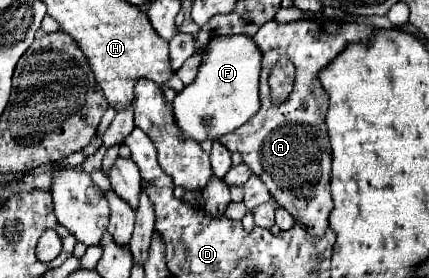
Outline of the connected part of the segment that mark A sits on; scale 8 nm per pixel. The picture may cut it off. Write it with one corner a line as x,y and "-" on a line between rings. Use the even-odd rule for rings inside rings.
311,19
293,21
293,23
277,23
269,21
263,25
253,41
263,55
261,79
259,79
259,111
233,133
221,135
219,143
223,143
231,153
241,153
243,163
267,185
273,199
285,207
297,223
301,223
313,237
323,237
329,229
327,217
333,211
331,199
331,143
327,135
325,115
329,107
329,97
319,83
319,73
337,57
345,47
353,43
367,45
375,35
377,27
369,23
347,23
347,21
327,21
317,23
-
279,57
291,57
297,75
293,93
277,107
271,101
267,77
273,63

